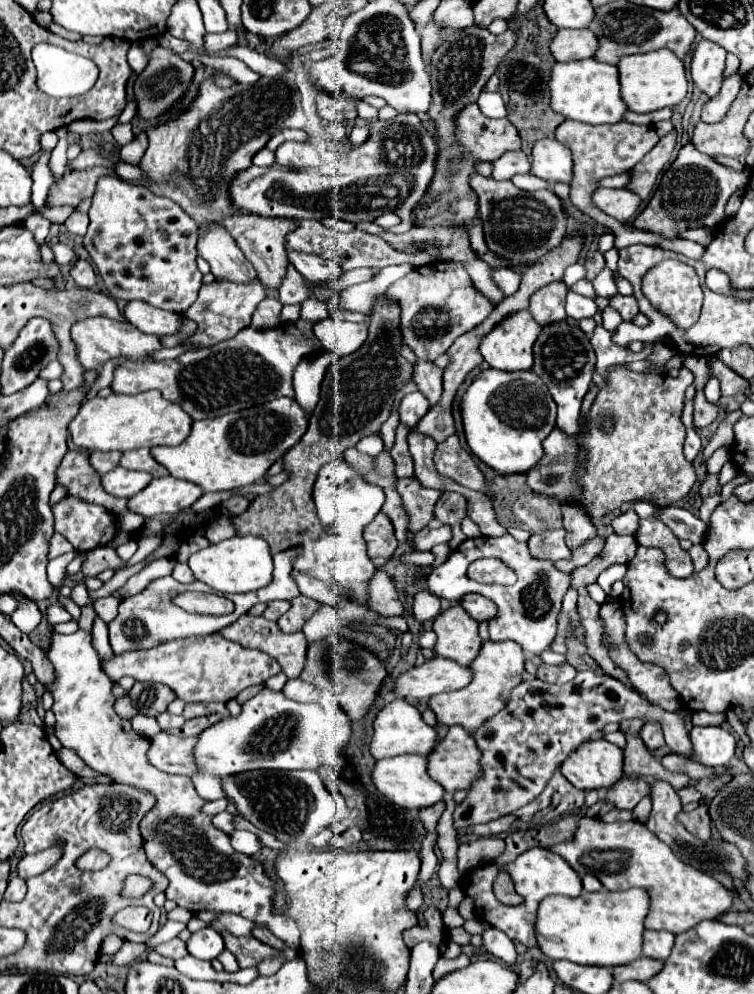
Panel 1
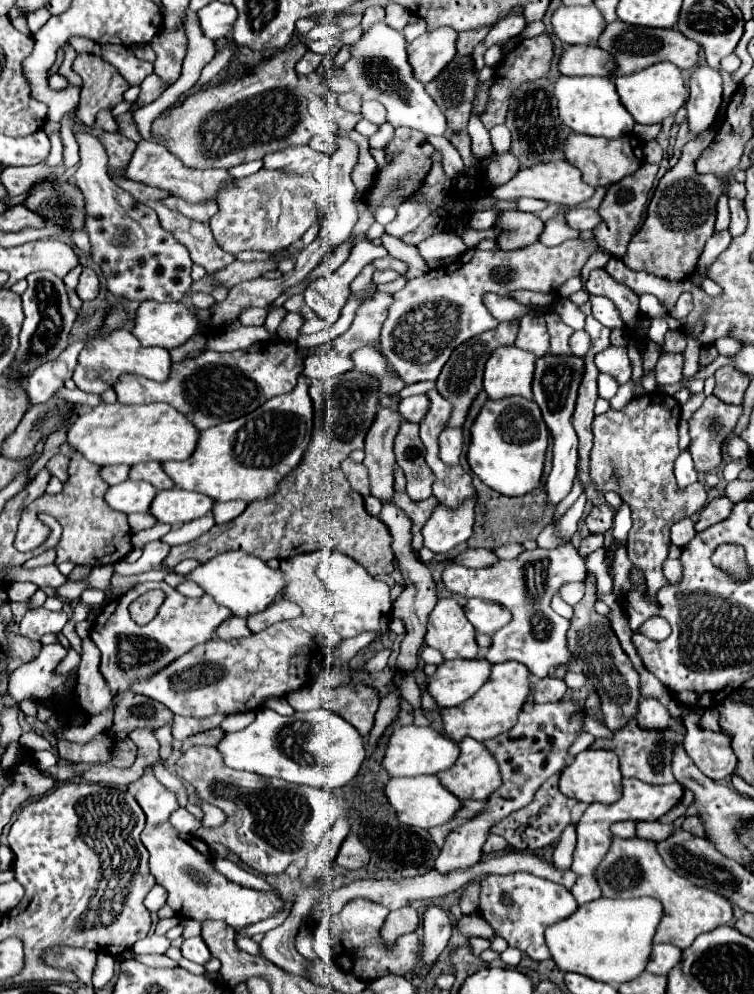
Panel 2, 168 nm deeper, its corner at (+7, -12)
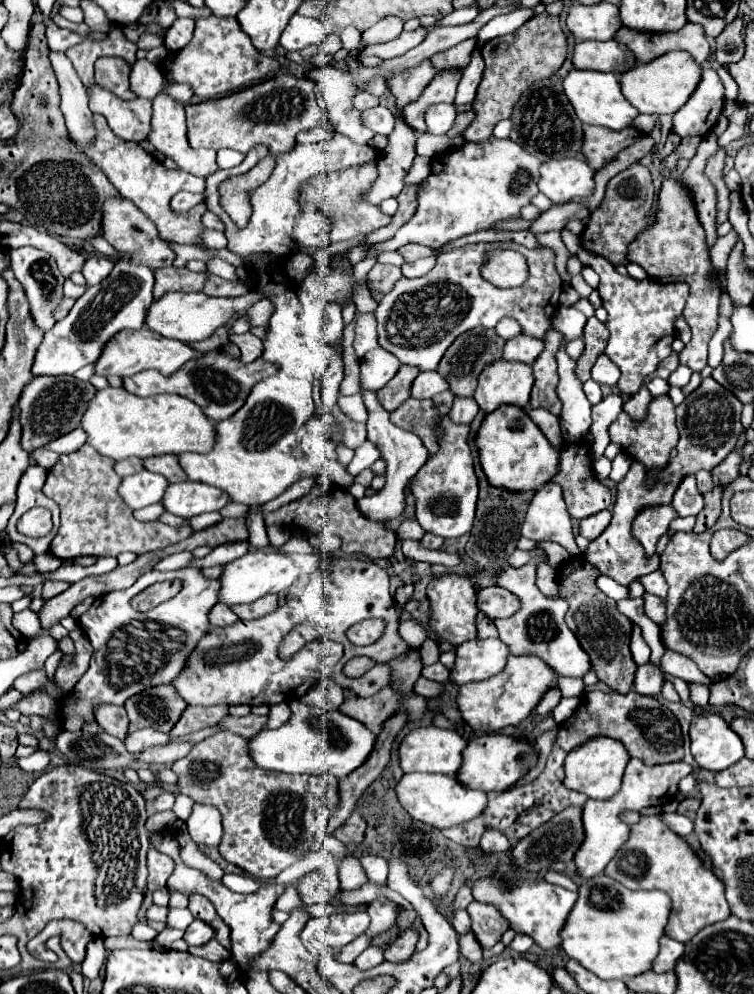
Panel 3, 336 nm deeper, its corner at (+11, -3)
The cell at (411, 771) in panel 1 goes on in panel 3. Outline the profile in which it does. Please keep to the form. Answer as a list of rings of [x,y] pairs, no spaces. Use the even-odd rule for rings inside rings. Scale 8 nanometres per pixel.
[[[409,773],[403,775],[395,785],[395,795],[401,803],[401,807],[417,821],[423,821],[433,827],[453,827],[461,825],[481,813],[481,809],[487,805],[487,795],[481,791],[467,789],[451,775],[441,773]]]

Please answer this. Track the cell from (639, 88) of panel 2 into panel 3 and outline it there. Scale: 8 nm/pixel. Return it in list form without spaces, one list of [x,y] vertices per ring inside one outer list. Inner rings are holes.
[[[671,51],[667,55],[661,55],[653,59],[651,63],[635,65],[633,69],[625,71],[621,75],[621,91],[625,99],[639,111],[639,113],[677,113],[681,105],[689,99],[689,95],[695,91],[695,85],[699,83],[701,67],[691,59],[685,51]]]

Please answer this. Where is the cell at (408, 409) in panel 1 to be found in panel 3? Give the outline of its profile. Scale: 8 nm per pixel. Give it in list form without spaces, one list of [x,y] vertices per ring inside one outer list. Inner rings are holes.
[[[437,371],[431,373],[419,373],[417,379],[411,385],[411,397],[415,399],[431,399],[433,395],[441,393],[447,389],[447,383],[443,381],[443,377],[439,377]]]

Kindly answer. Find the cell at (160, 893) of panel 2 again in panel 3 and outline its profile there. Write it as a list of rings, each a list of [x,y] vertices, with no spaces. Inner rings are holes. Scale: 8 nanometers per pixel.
[[[153,847],[149,849],[149,855],[147,855],[147,861],[149,861],[149,877],[147,877],[147,887],[149,891],[157,891],[157,889],[163,889],[169,875],[173,873],[173,861],[171,857],[155,851]]]

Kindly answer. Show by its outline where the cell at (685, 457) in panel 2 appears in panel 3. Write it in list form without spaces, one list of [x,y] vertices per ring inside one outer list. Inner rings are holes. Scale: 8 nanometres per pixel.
[[[685,475],[673,495],[673,507],[677,509],[677,513],[681,517],[685,515],[699,515],[703,509],[703,497],[695,487],[695,477],[693,475]]]

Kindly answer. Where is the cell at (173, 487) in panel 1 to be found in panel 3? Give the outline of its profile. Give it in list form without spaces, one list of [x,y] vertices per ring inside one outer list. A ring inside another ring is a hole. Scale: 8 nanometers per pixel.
[[[171,483],[161,499],[165,511],[179,517],[193,517],[207,511],[219,511],[229,503],[227,493],[205,483]]]

